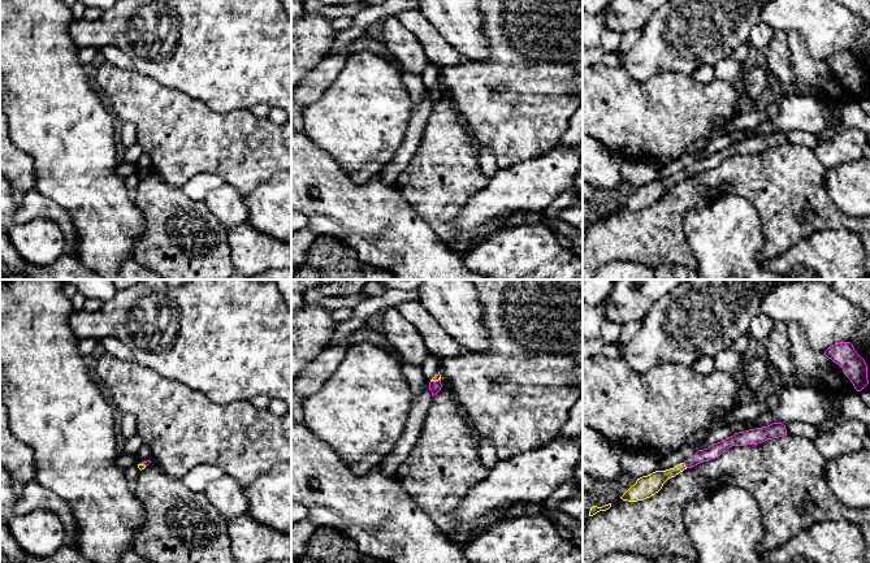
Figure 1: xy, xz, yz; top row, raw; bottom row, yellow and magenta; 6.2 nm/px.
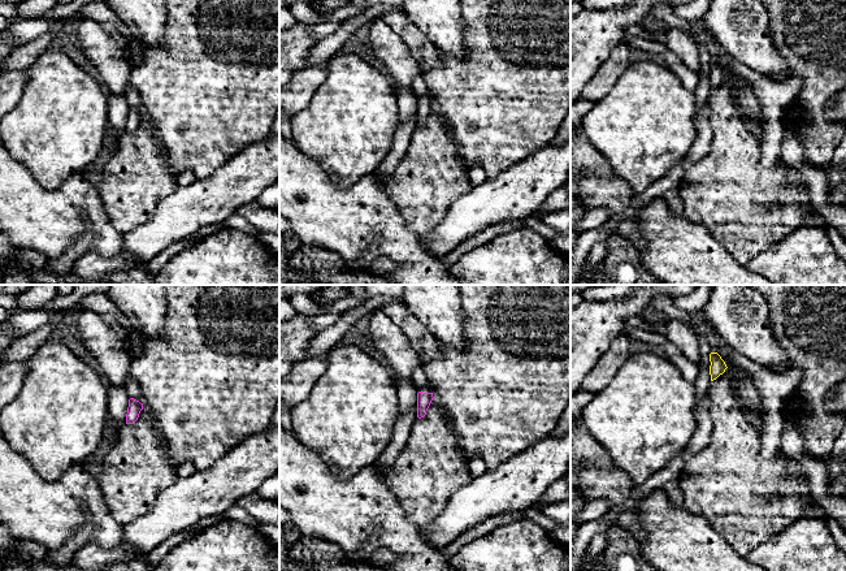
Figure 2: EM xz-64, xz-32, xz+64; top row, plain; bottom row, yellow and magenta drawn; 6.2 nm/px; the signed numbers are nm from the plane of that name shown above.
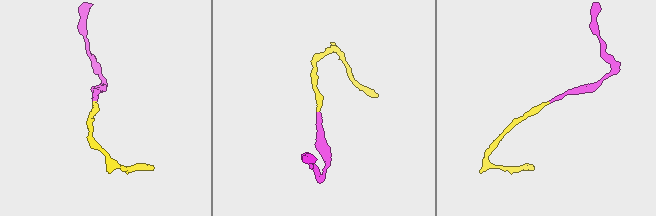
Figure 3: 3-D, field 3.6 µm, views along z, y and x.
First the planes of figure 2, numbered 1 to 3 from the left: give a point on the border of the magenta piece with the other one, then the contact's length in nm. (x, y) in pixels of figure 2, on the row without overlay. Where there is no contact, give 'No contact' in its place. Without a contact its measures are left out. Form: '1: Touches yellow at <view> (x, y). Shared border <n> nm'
1: No contact
2: No contact
3: No contact

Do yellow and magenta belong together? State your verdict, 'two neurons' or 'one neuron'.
one neuron

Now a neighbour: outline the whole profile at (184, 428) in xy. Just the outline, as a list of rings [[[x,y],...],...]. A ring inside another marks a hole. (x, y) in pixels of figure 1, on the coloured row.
[[[108,352],[91,363],[94,373],[111,390],[111,403],[116,410],[120,413],[135,415],[137,434],[142,438],[143,445],[151,449],[151,463],[156,464],[164,473],[182,478],[194,467],[216,465],[246,488],[277,464],[291,464],[291,412],[287,411],[277,416],[269,410],[257,410],[248,400],[218,404],[203,391],[166,378],[152,368],[121,360]]]

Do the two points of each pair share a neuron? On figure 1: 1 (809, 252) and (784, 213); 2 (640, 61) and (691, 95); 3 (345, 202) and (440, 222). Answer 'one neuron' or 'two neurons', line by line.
1: two neurons
2: two neurons
3: two neurons

